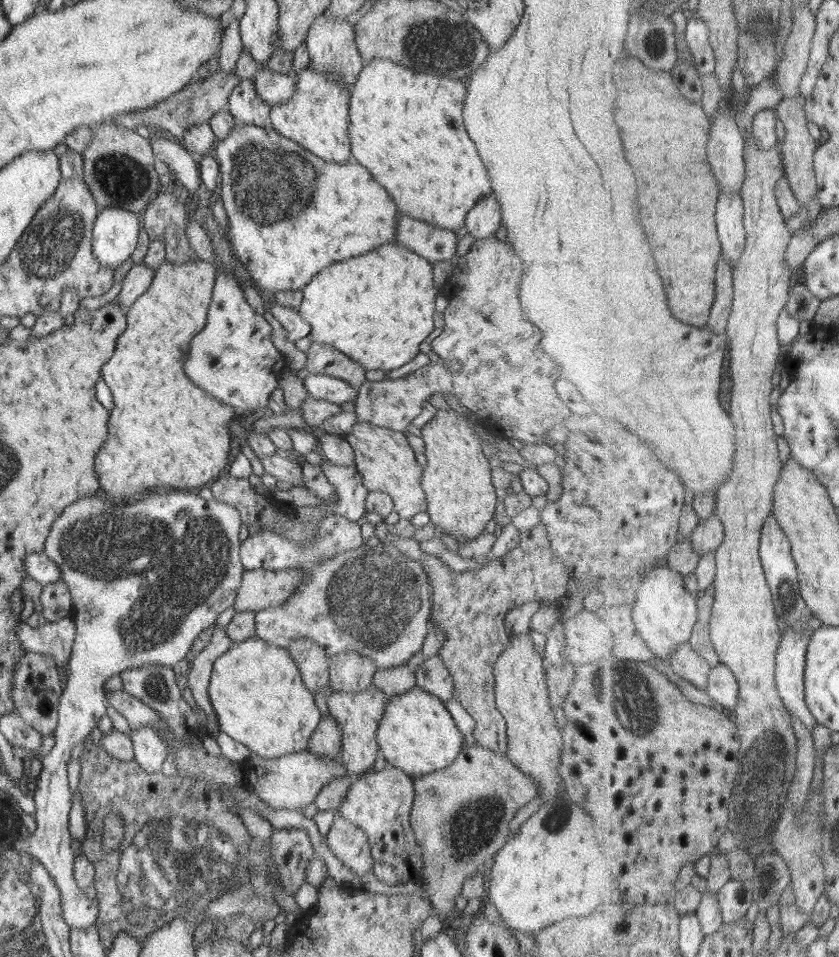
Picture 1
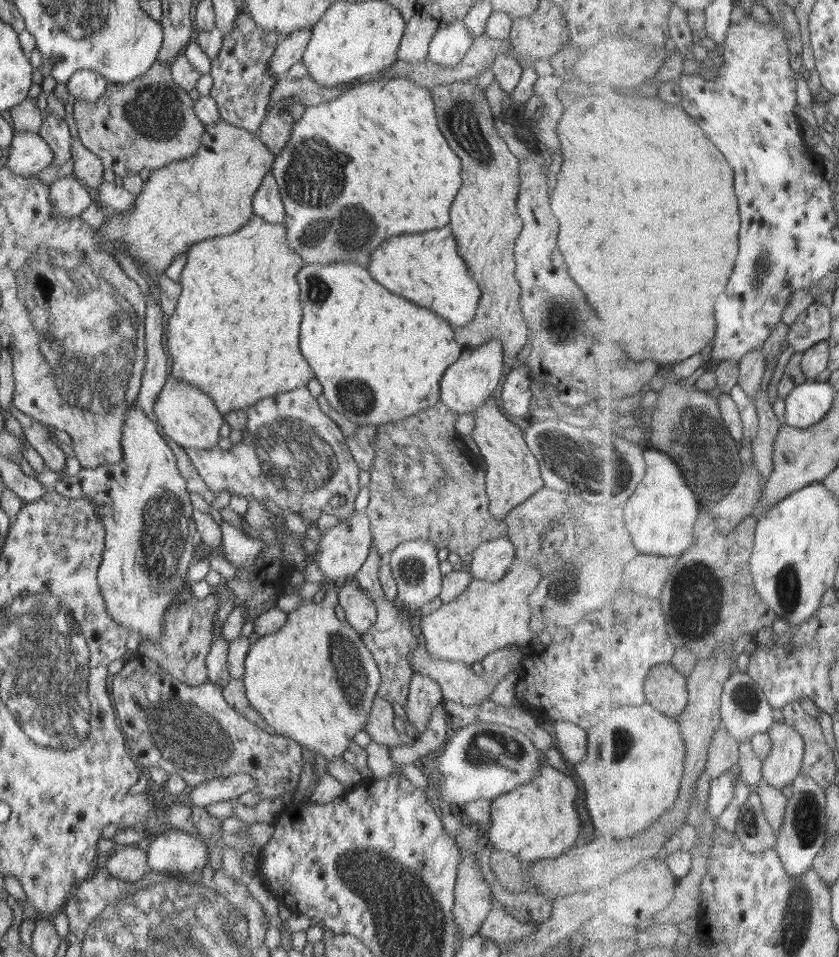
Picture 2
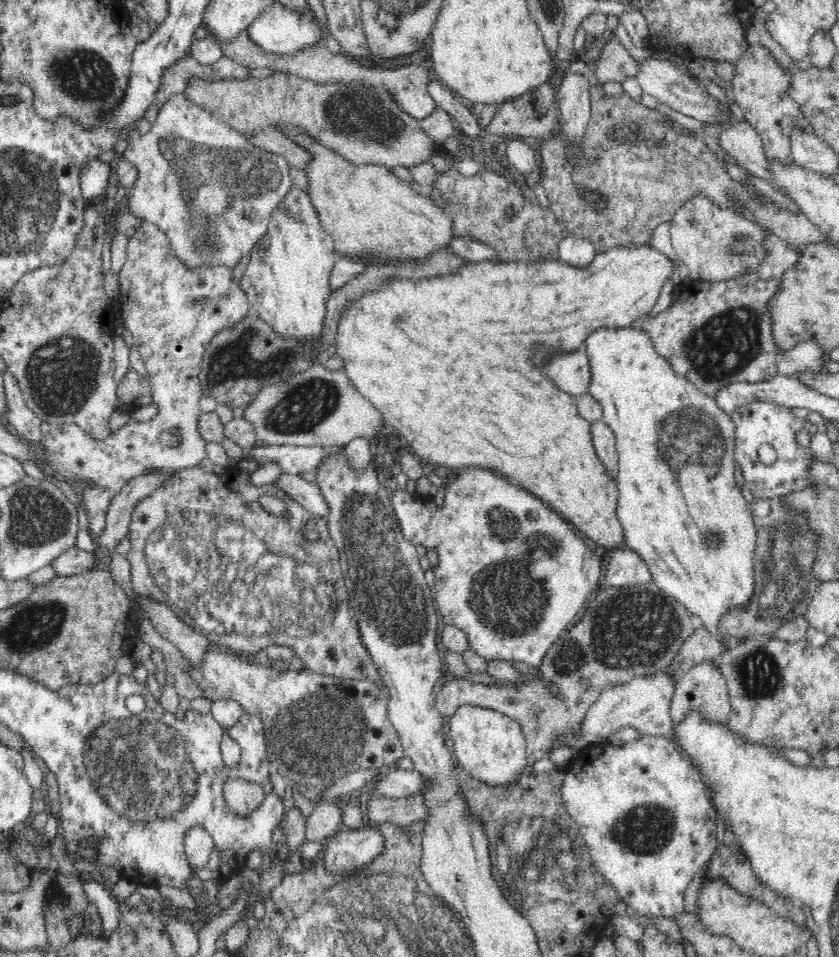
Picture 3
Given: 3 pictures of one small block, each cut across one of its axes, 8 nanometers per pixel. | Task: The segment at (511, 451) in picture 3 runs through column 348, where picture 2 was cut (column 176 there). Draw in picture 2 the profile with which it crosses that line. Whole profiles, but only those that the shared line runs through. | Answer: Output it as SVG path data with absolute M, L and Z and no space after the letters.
M252 215L242 227L239 227L239 230L228 235L196 242L188 247L185 253L186 263L179 273L180 293L173 312L165 319L164 327L165 346L167 346L167 352L171 356L170 376L187 384L192 384L205 393L208 398L213 400L215 409L222 416L225 416L230 411L246 410L258 400L266 397L305 387L309 378L313 377L314 374L307 361L303 360L303 355L300 353L299 346L297 346L297 330L299 330L299 320L301 320L301 306L299 306L299 300L297 300L299 286L297 286L297 282L293 278L304 261L288 247L284 223L268 223L259 216Z

